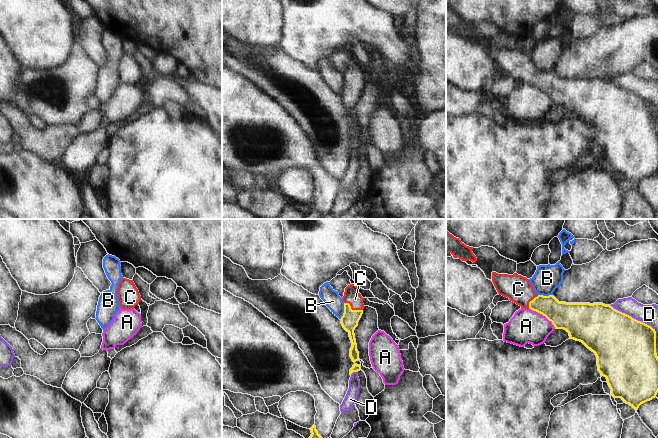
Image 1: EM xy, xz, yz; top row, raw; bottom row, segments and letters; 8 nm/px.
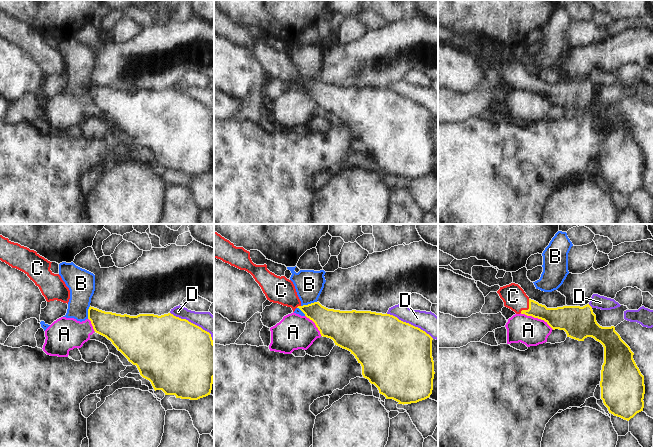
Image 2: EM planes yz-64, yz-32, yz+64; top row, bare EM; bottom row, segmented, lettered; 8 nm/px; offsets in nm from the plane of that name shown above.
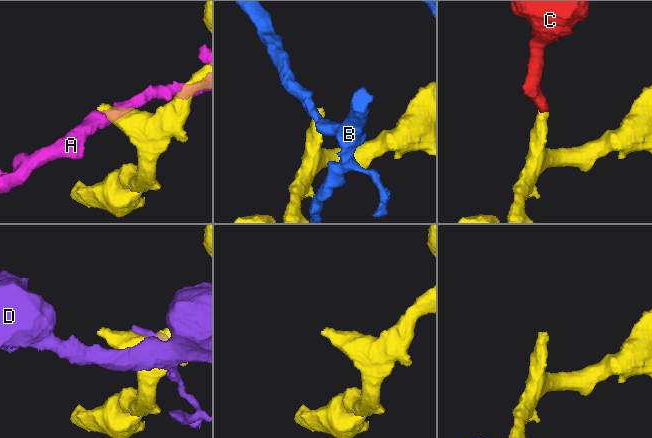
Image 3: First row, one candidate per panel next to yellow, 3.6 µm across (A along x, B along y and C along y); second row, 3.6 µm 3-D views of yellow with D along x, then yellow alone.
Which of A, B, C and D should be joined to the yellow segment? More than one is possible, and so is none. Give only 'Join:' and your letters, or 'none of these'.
Join: C

